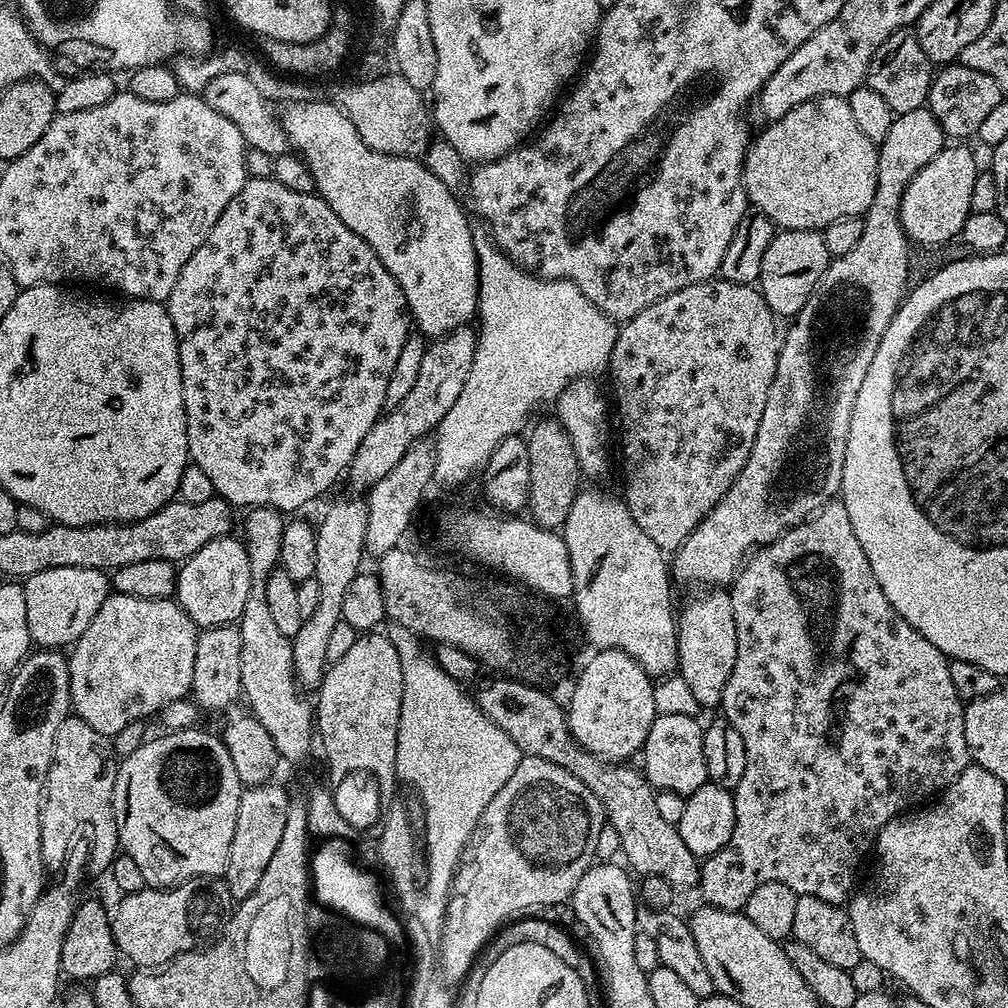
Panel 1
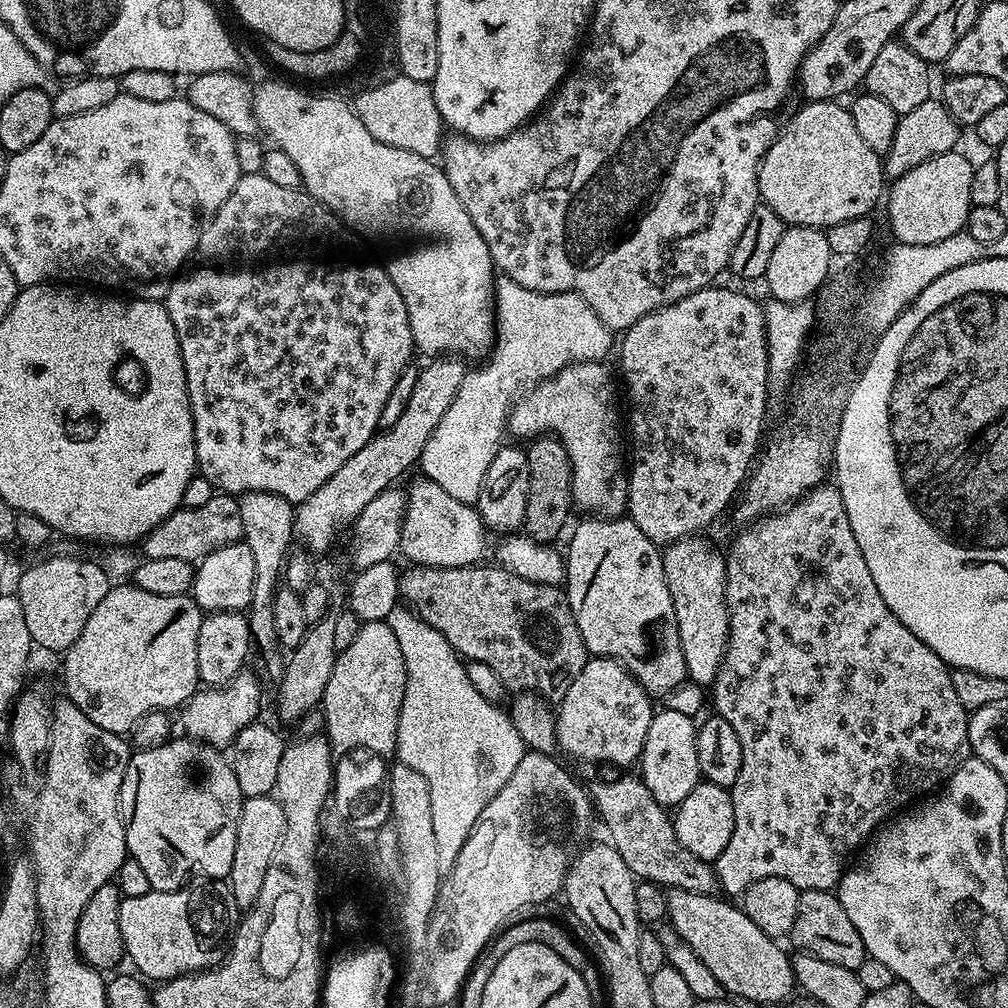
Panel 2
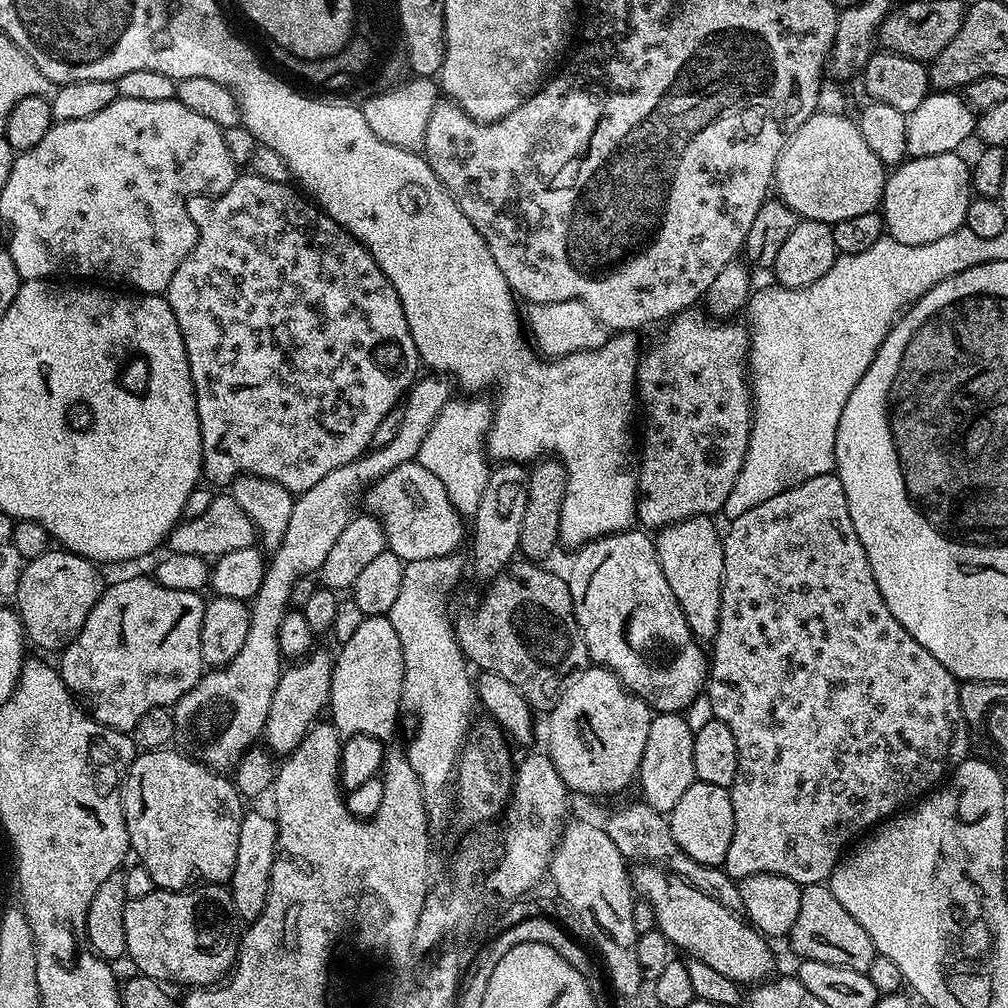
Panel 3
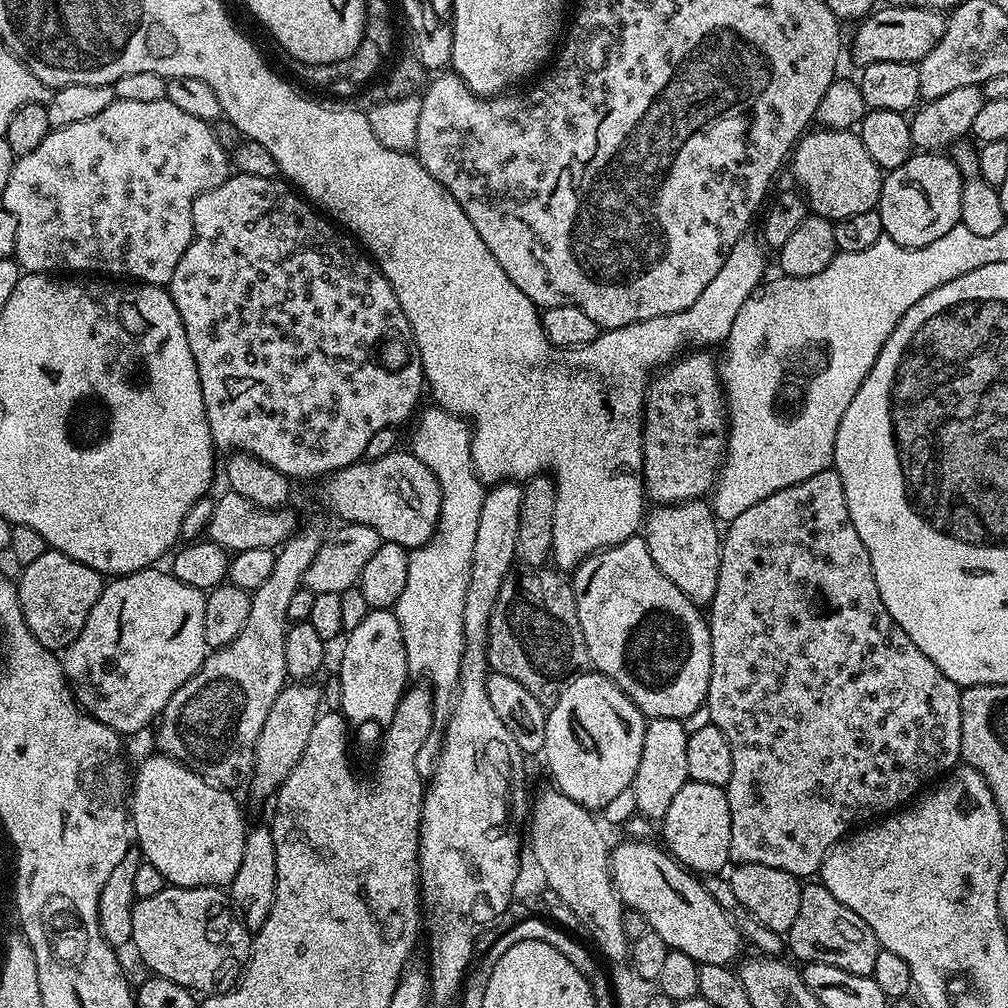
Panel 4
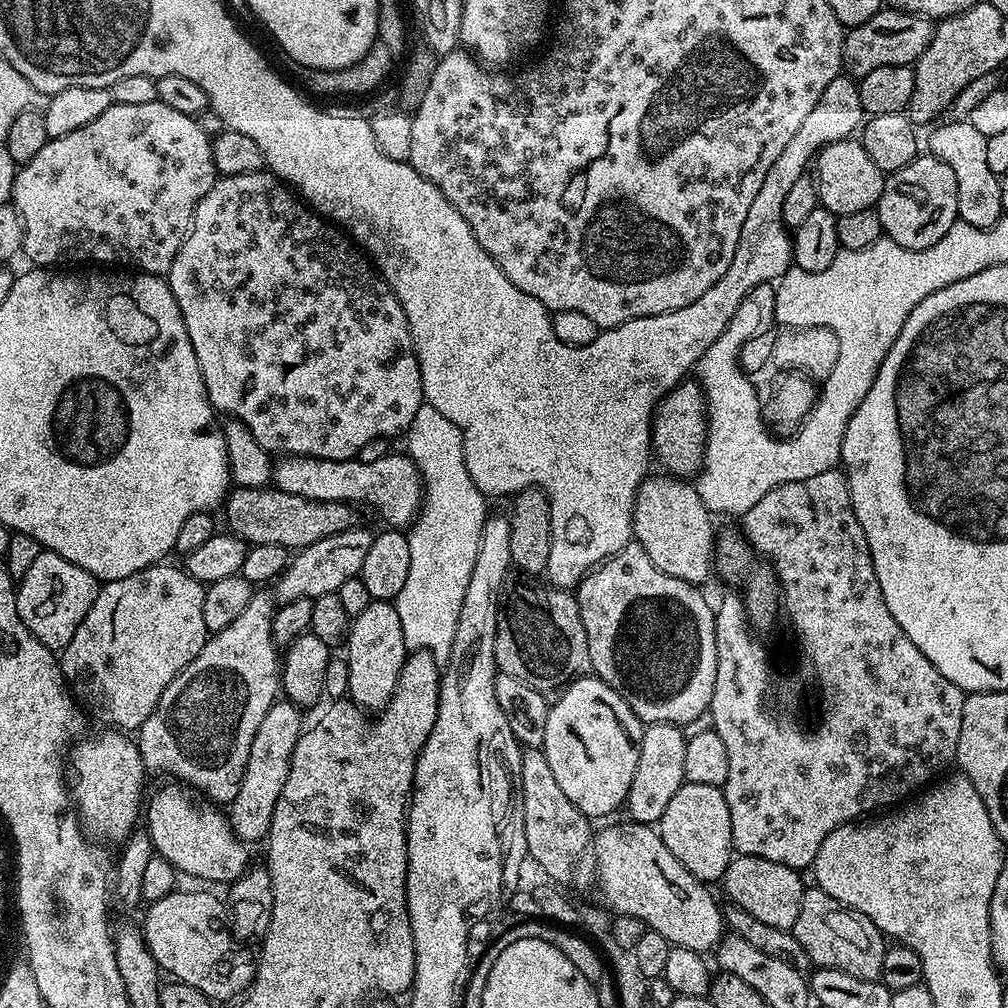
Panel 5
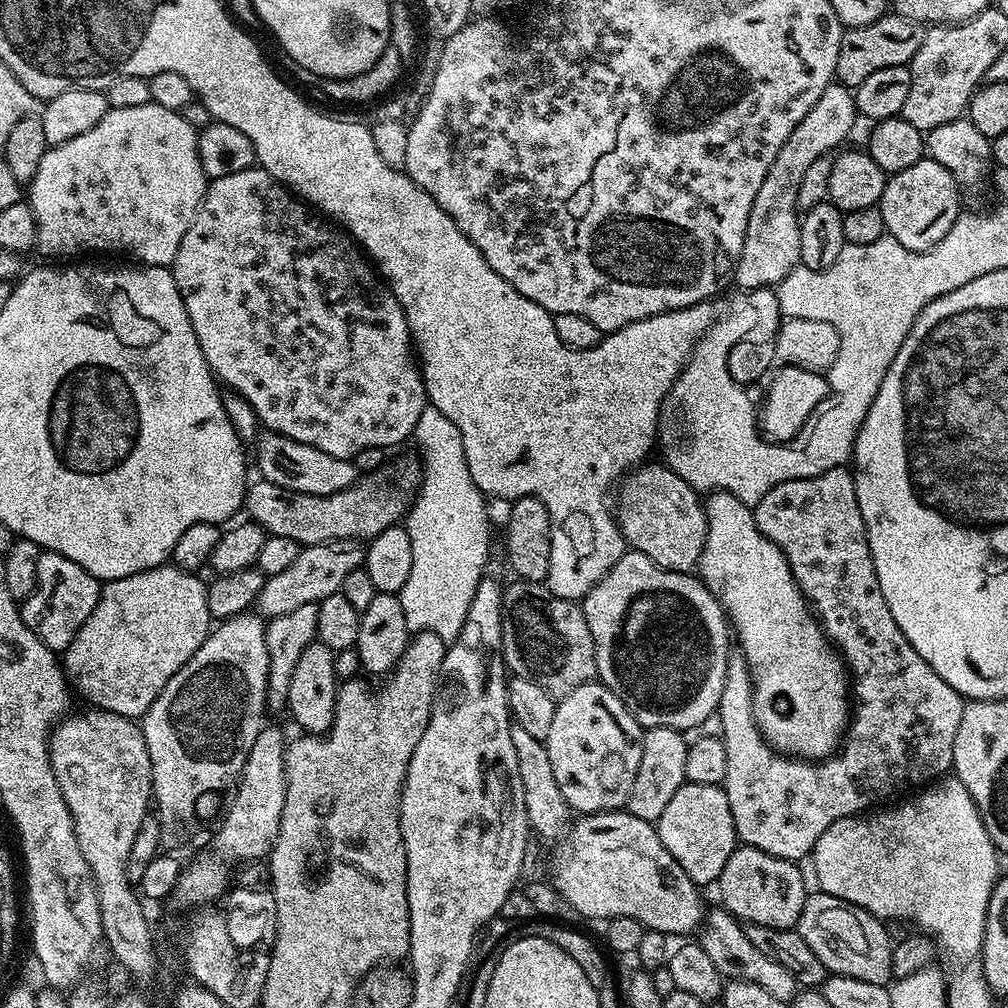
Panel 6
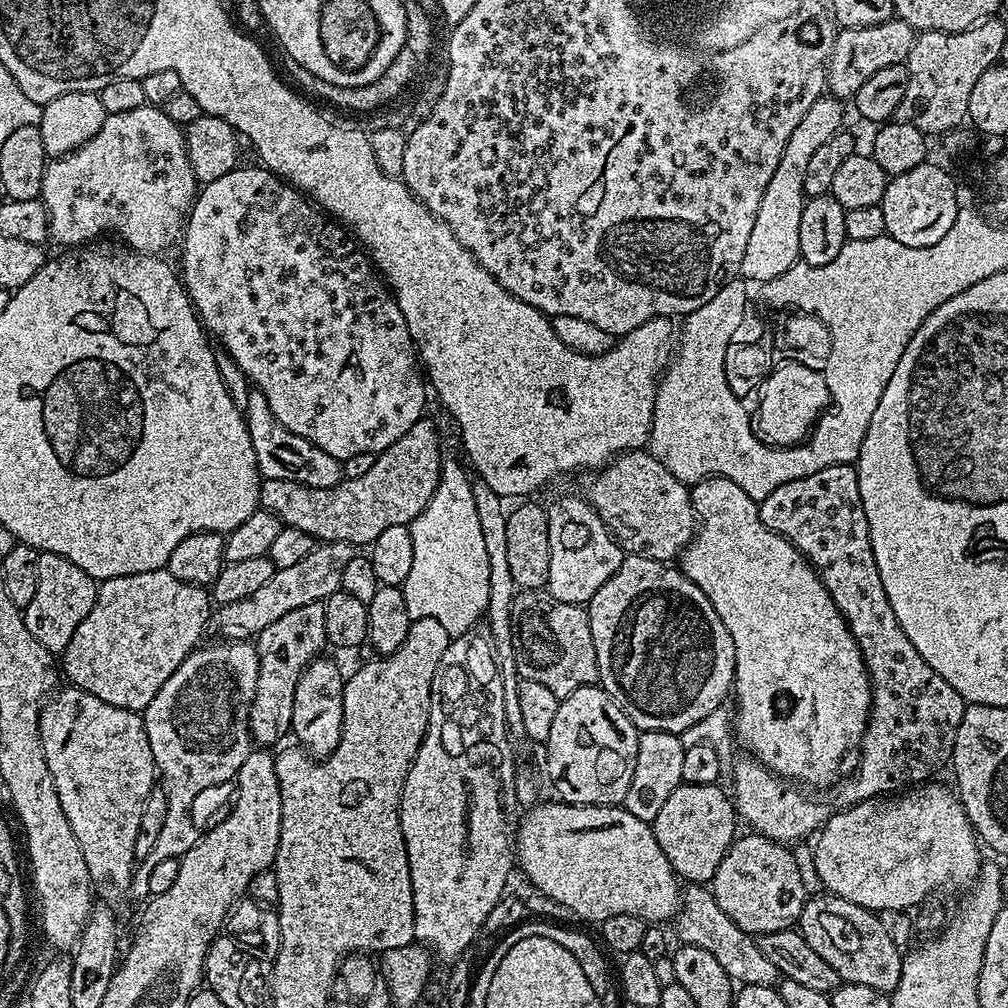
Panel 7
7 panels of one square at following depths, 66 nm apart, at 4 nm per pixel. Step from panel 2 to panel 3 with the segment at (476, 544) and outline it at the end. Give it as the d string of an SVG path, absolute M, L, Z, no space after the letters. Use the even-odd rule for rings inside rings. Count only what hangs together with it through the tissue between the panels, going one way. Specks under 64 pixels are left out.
M415 460L406 462L402 466L394 466L385 476L379 476L373 484L369 484L362 496L364 504L371 515L379 518L380 527L384 530L384 536L388 539L387 551L393 552L399 560L409 561L433 560L436 557L449 556L456 549L463 536L466 536L466 524L464 518L450 502L449 494L441 481L430 470Z

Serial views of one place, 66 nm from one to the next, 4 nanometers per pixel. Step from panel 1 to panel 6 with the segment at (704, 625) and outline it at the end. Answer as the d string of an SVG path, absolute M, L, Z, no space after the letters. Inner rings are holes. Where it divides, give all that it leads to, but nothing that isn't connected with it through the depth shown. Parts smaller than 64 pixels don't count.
M641 463L619 481L620 497L617 500L615 497L614 500L616 523L620 525L624 543L631 551L646 554L646 558L650 558L655 564L671 572L691 573L700 563L702 546L706 542L708 519L704 513L704 504L696 489L691 488L671 468L663 463L660 463L661 465L648 463Z

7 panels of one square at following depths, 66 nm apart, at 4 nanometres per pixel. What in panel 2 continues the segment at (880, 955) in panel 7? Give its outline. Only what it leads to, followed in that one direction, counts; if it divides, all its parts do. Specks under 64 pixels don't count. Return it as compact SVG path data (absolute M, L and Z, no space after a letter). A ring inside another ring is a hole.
M803 890L798 898L798 918L794 918L794 926L790 940L797 944L801 953L822 958L822 962L834 962L834 966L856 969L862 966L866 958L862 934L850 922L846 910L842 910L839 898L832 892L822 890Z

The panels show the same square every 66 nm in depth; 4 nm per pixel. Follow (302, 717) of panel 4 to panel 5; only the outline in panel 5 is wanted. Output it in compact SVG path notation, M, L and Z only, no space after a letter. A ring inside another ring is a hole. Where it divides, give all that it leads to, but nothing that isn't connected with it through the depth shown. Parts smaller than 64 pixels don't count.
M277 699L276 703L270 706L270 710L266 710L266 718L262 718L258 731L254 733L254 742L250 742L250 754L246 758L244 777L231 797L232 805L226 808L232 831L241 841L263 841L267 837L276 803L282 794L282 786L286 786L286 774L290 774L294 746L302 731L300 715L301 709L291 700Z

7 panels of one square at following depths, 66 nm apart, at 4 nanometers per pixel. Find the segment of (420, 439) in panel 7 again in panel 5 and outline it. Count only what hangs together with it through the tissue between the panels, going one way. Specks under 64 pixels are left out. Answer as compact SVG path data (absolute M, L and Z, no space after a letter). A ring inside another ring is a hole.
M275 486L266 488L233 487L223 505L228 515L231 535L239 536L249 545L269 544L289 550L299 550L314 542L322 542L330 534L357 527L357 509L342 502L318 502L301 496L291 496Z

